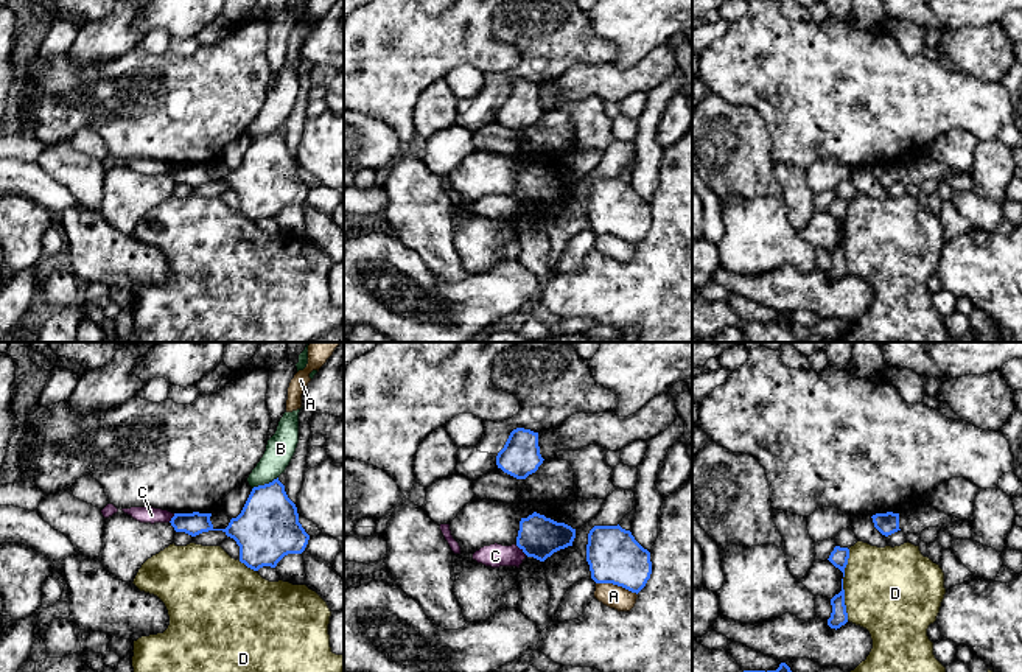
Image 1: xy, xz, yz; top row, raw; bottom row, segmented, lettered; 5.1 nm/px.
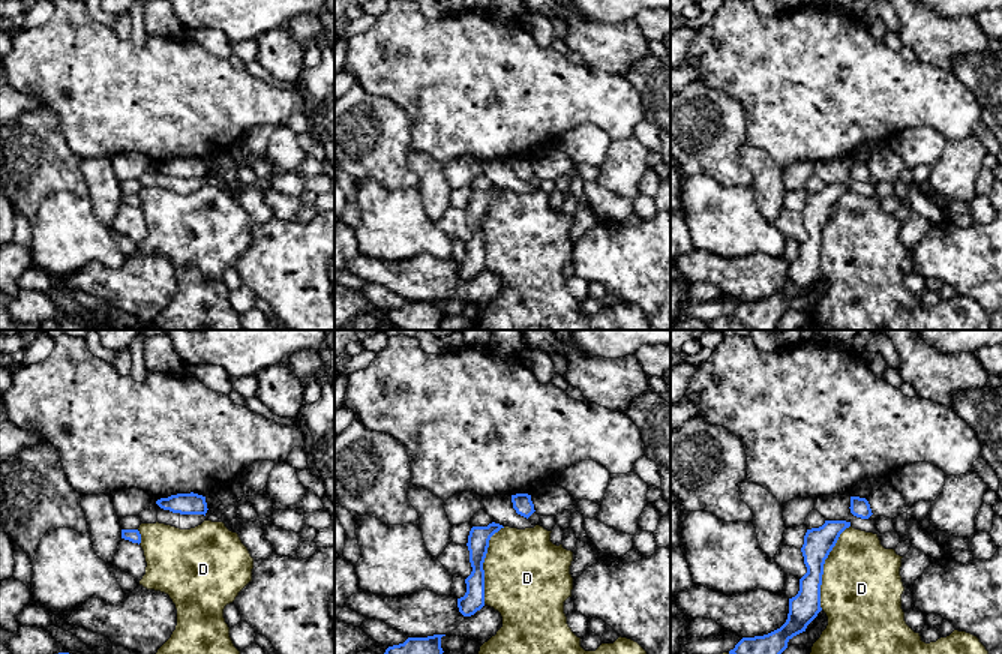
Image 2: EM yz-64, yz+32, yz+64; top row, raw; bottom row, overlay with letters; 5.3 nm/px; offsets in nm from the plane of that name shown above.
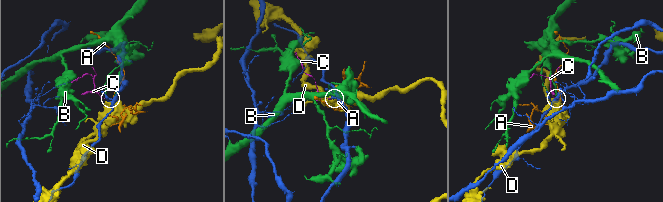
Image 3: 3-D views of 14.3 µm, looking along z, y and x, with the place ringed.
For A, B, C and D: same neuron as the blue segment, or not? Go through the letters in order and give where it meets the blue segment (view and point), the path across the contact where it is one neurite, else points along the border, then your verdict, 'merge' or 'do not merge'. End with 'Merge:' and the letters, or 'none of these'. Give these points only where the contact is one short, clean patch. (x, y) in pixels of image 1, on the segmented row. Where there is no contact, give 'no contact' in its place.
A: xz (616, 584) | do not merge
B: xy (265, 484) | do not merge
C: xz (521, 548) | along xz (515, 545), (526, 554) | do not merge
D: yz (842, 585) | do not merge
Merge: none of these

